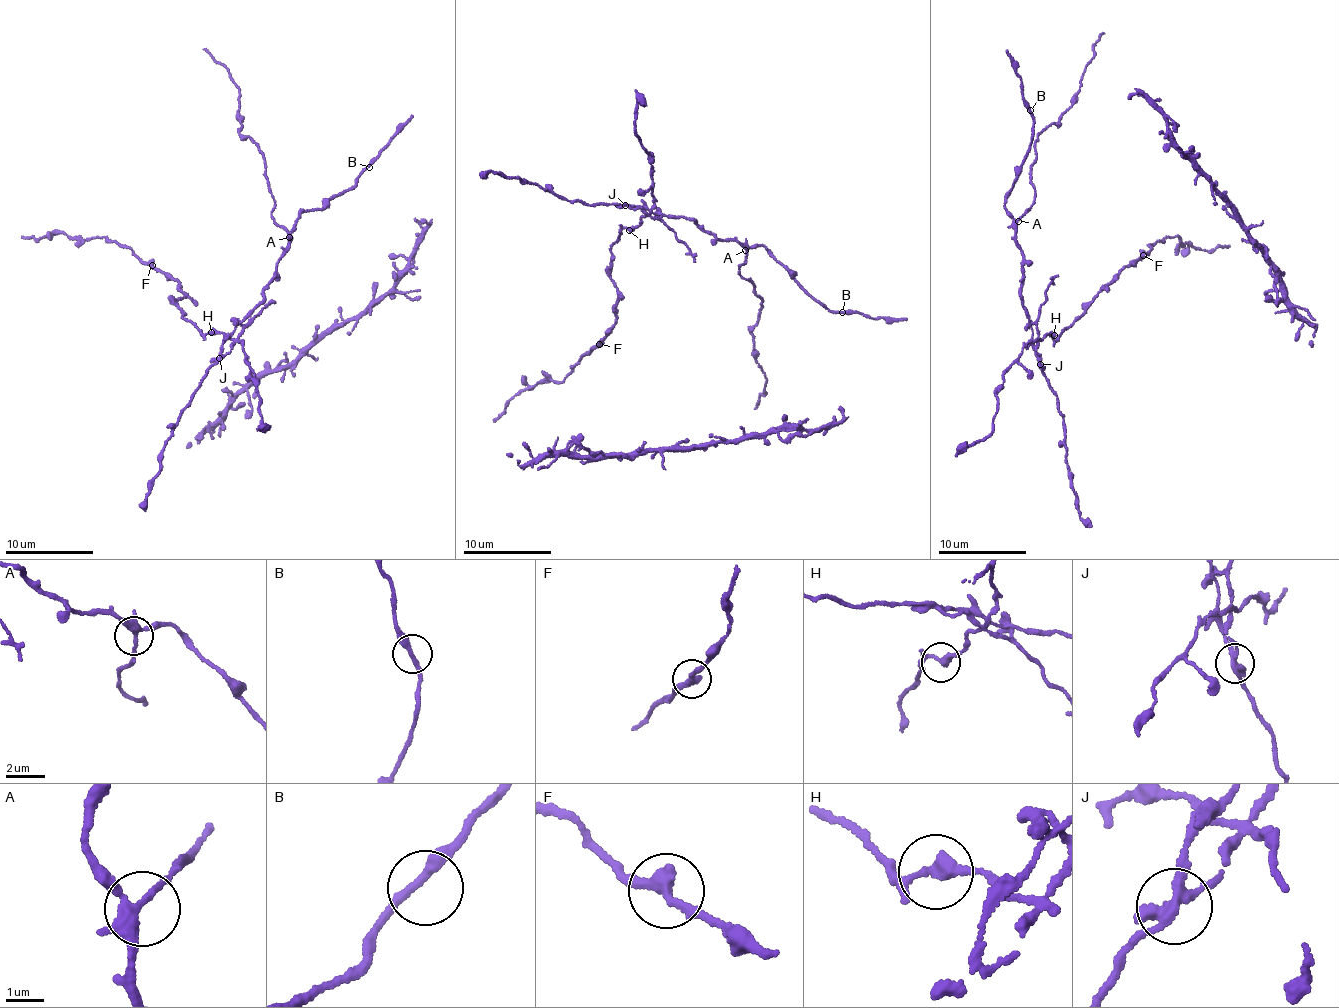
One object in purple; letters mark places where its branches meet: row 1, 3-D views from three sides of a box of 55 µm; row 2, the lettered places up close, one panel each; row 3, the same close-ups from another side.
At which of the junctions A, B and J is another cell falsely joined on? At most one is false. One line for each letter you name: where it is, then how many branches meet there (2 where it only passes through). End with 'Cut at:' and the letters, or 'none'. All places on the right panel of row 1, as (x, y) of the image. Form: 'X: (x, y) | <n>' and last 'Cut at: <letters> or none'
J: (1040, 364) | 3
Cut at: J

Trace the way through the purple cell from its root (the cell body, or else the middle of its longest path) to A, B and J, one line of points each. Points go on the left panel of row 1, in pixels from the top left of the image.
A: (311, 209), (298, 214), (289, 237)
B: (311, 209), (323, 207), (326, 199), (356, 184), (356, 178), (369, 167)
J: (311, 209), (298, 214), (275, 279), (264, 290), (264, 300), (223, 343), (219, 358)

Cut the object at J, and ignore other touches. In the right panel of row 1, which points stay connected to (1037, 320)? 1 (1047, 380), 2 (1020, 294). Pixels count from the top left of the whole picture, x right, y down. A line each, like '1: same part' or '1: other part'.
1: other part
2: other part

